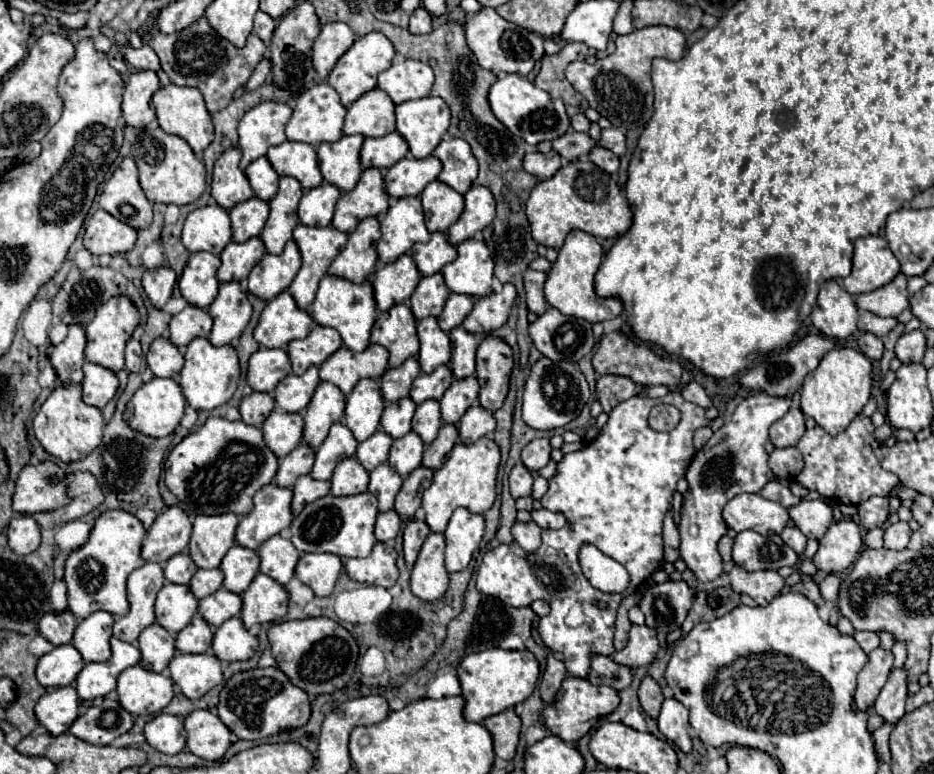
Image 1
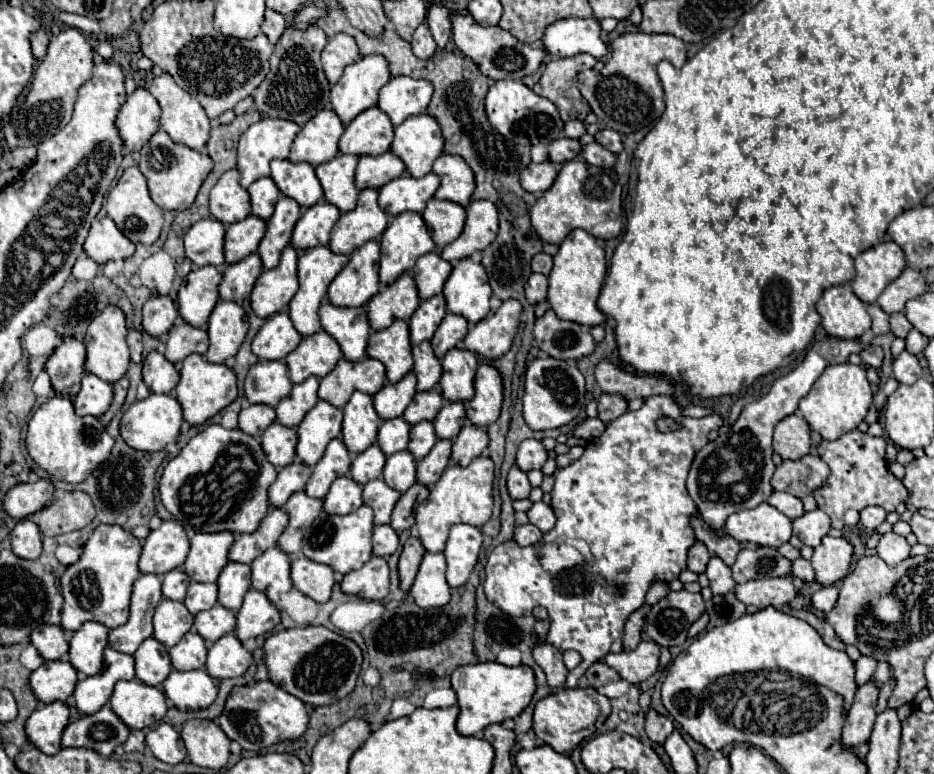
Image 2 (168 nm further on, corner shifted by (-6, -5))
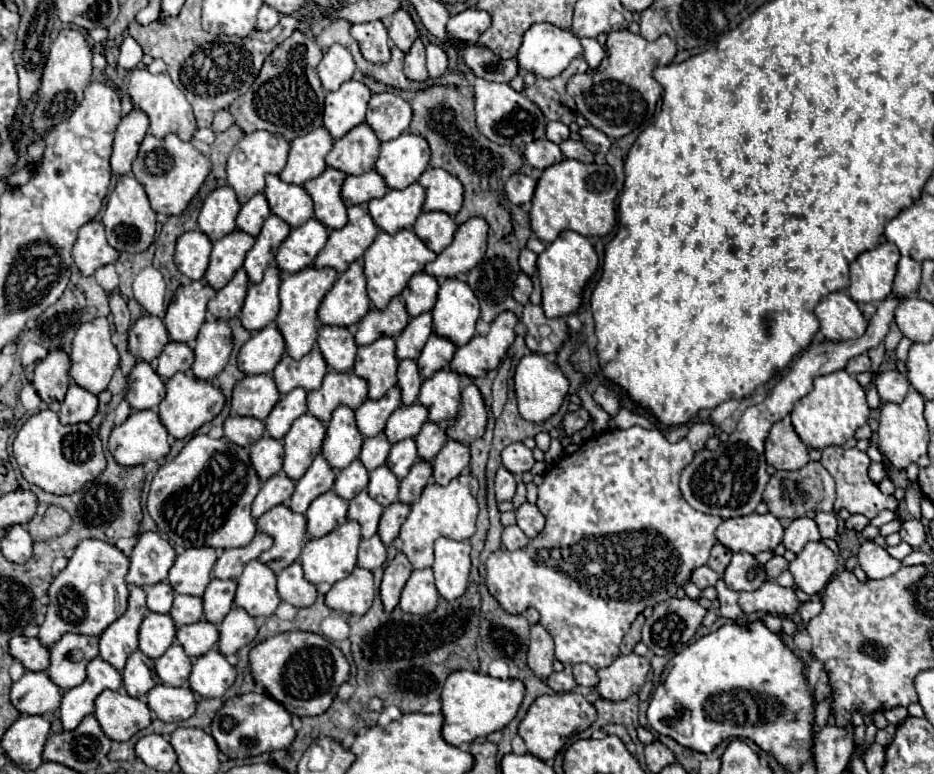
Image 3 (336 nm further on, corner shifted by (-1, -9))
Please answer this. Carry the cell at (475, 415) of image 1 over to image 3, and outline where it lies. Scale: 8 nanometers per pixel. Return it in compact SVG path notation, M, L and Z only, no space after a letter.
M448 440L432 462L432 476L436 484L444 486L452 478L460 476L460 472L464 472L466 468L468 468L468 446L456 444L456 440Z

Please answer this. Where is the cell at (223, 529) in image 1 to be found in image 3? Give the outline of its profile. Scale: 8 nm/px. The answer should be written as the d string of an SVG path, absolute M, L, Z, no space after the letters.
M188 548L180 554L168 572L168 582L176 594L202 596L216 564L214 548Z

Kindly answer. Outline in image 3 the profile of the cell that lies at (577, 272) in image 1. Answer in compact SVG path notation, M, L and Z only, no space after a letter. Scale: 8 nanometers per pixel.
M564 230L560 236L546 246L536 260L538 280L542 288L542 308L548 318L564 318L578 310L580 306L580 292L584 284L592 278L598 268L598 256L588 238L574 230Z

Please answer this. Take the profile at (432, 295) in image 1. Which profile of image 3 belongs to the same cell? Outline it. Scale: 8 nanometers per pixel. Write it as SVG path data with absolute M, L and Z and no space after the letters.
M420 314L408 322L404 332L396 338L396 356L398 360L416 360L432 334L432 314Z

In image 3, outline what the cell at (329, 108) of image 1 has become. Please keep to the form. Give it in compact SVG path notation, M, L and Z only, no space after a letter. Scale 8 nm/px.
M316 128L308 136L298 136L290 144L288 164L280 174L282 182L304 184L326 170L326 154L330 152L334 140L326 128Z

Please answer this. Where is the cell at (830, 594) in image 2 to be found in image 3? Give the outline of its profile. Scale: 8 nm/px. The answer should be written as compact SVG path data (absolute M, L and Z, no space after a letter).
M814 598L814 600L810 600L810 602L806 602L806 604L800 606L800 618L802 618L804 622L810 622L814 616L820 614L820 608L822 608L820 600Z

